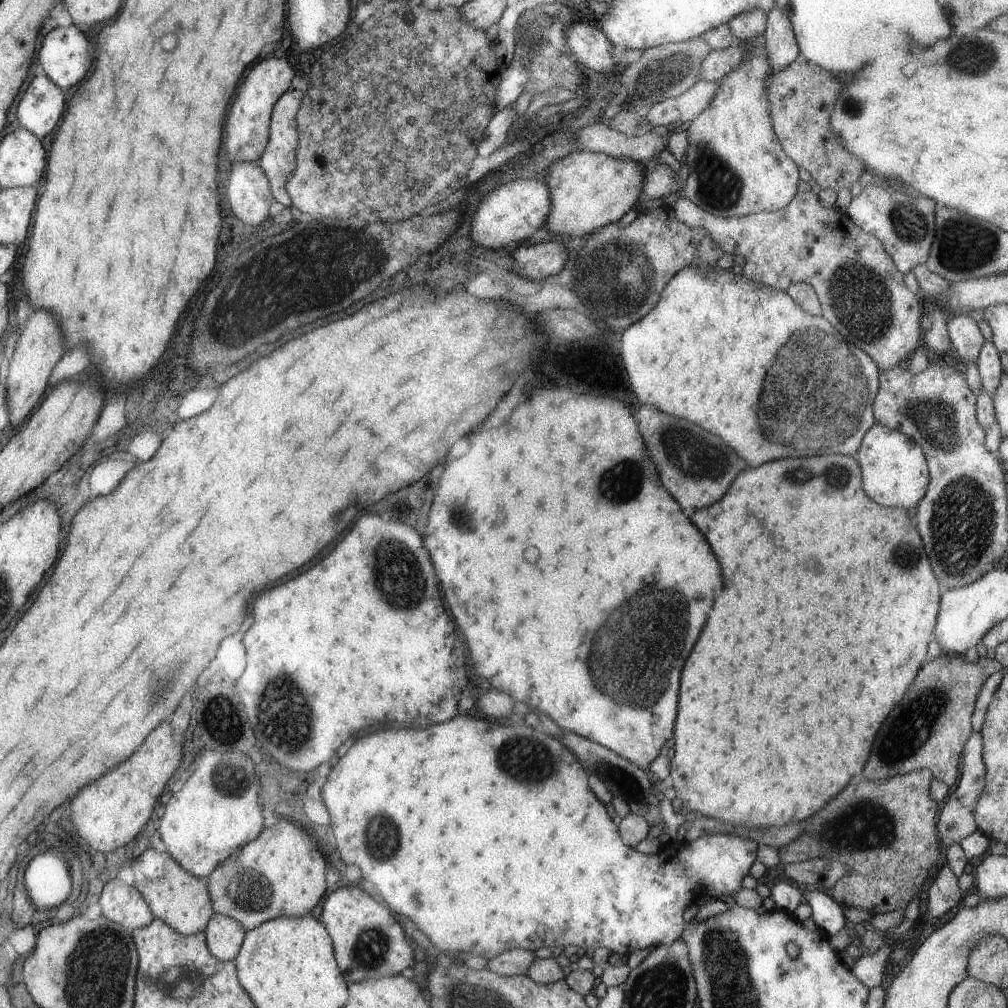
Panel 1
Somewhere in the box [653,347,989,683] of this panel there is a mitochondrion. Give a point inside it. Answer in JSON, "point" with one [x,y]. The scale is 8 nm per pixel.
{"point":[935,419]}

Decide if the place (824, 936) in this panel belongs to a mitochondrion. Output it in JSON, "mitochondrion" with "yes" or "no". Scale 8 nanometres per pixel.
{"mitochondrion":"no"}

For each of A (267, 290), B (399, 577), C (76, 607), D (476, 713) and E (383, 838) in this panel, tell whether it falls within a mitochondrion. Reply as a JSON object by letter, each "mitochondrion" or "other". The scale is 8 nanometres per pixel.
{"A":"mitochondrion","B":"mitochondrion","C":"other","D":"other","E":"mitochondrion"}

